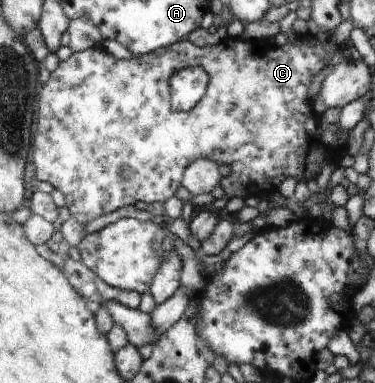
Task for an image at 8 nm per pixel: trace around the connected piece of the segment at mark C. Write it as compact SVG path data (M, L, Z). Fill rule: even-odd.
M310 34L310 40L303 38L296 38L296 40L288 45L275 47L271 43L270 39L246 41L242 37L224 37L224 39L213 46L198 47L192 45L190 41L179 41L177 44L168 45L160 55L156 53L148 53L144 57L132 56L130 59L116 59L109 53L104 51L104 48L93 47L81 52L72 52L72 55L67 60L61 61L56 67L55 71L51 72L49 81L42 84L40 92L40 111L38 111L38 125L35 125L34 134L34 149L32 150L32 159L34 161L34 167L36 167L36 177L40 181L47 181L64 194L65 206L71 213L71 217L78 223L88 223L101 215L111 213L120 209L120 207L126 207L126 205L134 205L136 201L144 201L144 203L154 203L158 201L165 203L176 193L176 189L180 187L180 179L185 175L185 169L189 167L192 161L198 161L198 159L210 159L215 161L218 165L223 165L225 174L222 178L222 188L225 190L225 194L228 199L234 197L240 197L247 199L248 197L254 197L259 199L262 197L262 193L266 193L270 189L272 191L279 191L278 185L294 175L297 181L303 181L308 183L310 180L316 179L314 175L320 171L324 163L328 162L328 157L324 157L324 149L336 149L337 147L344 147L348 143L348 133L342 136L343 129L338 123L324 123L320 119L320 125L318 125L318 119L316 119L316 111L314 111L314 117L312 117L312 99L310 103L306 99L306 89L310 85L310 79L324 67L324 43L316 39L314 35ZM188 67L202 67L208 75L208 85L206 88L205 96L198 101L194 107L188 112L176 112L172 109L172 101L170 95L170 78L180 69L188 69ZM316 153L316 159L314 159L314 169L302 169L302 167L308 167L310 165L310 155ZM124 169L130 169L130 177L122 177Z

